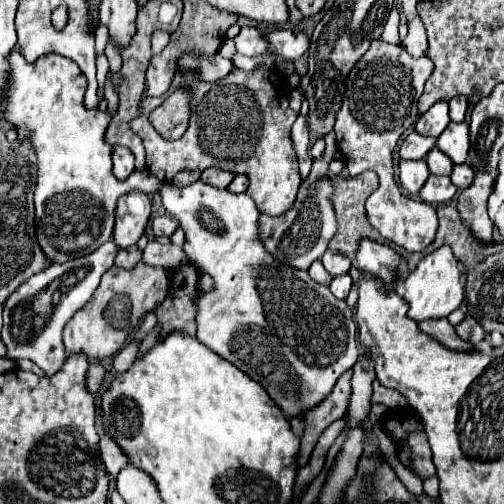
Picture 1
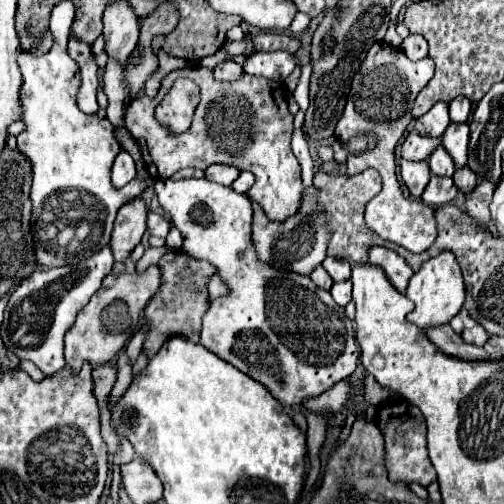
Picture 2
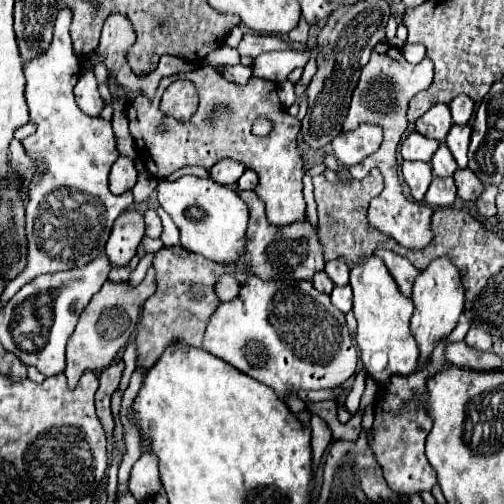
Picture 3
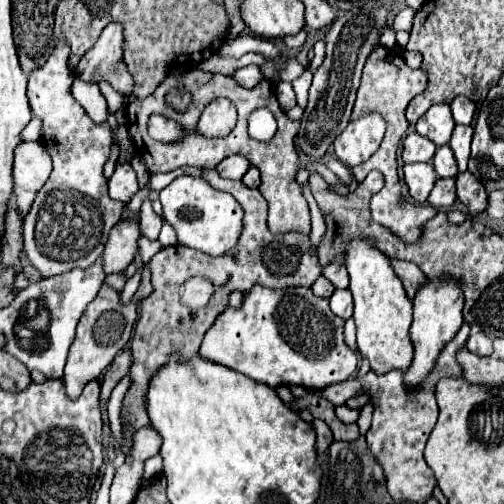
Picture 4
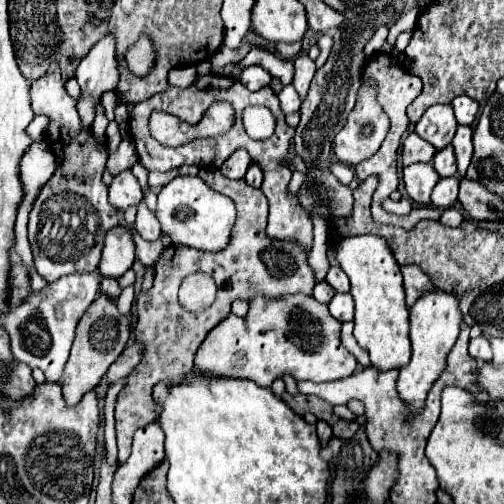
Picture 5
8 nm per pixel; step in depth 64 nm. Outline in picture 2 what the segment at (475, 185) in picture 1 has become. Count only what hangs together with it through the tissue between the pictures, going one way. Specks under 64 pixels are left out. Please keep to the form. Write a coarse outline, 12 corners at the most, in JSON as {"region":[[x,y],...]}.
{"region":[[480,182],[466,196],[466,212],[482,228],[490,222],[488,206],[494,182]]}

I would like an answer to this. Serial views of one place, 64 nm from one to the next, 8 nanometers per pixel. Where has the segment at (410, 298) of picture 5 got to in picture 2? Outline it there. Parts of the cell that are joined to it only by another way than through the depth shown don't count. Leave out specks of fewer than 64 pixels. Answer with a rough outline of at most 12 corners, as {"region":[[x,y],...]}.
{"region":[[370,248],[368,262],[382,266],[402,294],[414,270],[394,250]]}

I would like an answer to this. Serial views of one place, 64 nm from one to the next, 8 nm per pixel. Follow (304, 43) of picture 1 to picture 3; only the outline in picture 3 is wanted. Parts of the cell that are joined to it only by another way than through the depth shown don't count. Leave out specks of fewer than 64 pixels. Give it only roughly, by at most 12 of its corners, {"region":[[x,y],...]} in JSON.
{"region":[[244,34],[236,46],[240,56],[290,50],[278,36]]}

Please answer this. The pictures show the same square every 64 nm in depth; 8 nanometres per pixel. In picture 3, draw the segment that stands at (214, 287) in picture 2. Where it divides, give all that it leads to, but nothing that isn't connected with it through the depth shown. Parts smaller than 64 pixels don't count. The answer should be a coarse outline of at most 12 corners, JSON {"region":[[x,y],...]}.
{"region":[[222,276],[216,292],[222,302],[238,296],[240,286],[232,276]]}

